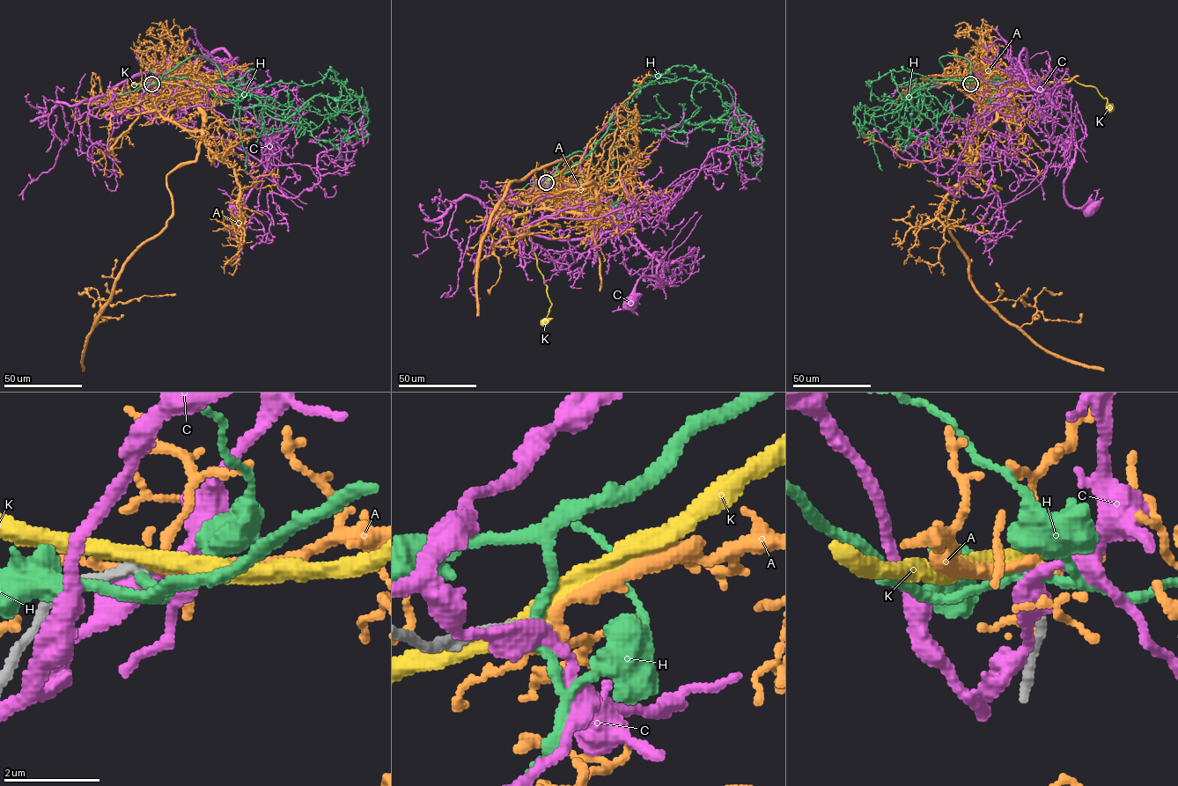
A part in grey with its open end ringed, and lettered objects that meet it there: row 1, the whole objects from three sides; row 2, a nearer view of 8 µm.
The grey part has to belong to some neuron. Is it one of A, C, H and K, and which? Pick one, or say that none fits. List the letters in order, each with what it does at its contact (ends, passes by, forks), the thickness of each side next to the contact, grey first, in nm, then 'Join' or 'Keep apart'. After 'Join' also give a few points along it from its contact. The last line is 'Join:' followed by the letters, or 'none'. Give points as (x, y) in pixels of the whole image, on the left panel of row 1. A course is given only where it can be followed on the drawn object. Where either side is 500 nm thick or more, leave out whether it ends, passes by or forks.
A: It forks there. Thickness 240 nm (grey) against 190 nm. Keep apart
C: It passes by. Thickness 300 nm (grey) against 440 nm. Keep apart
H: It passes by. Thickness 260 nm (grey) against 200 nm. Keep apart
K: It passes by. Thickness 280 nm (grey) against 380 nm. Keep apart
Join: none

